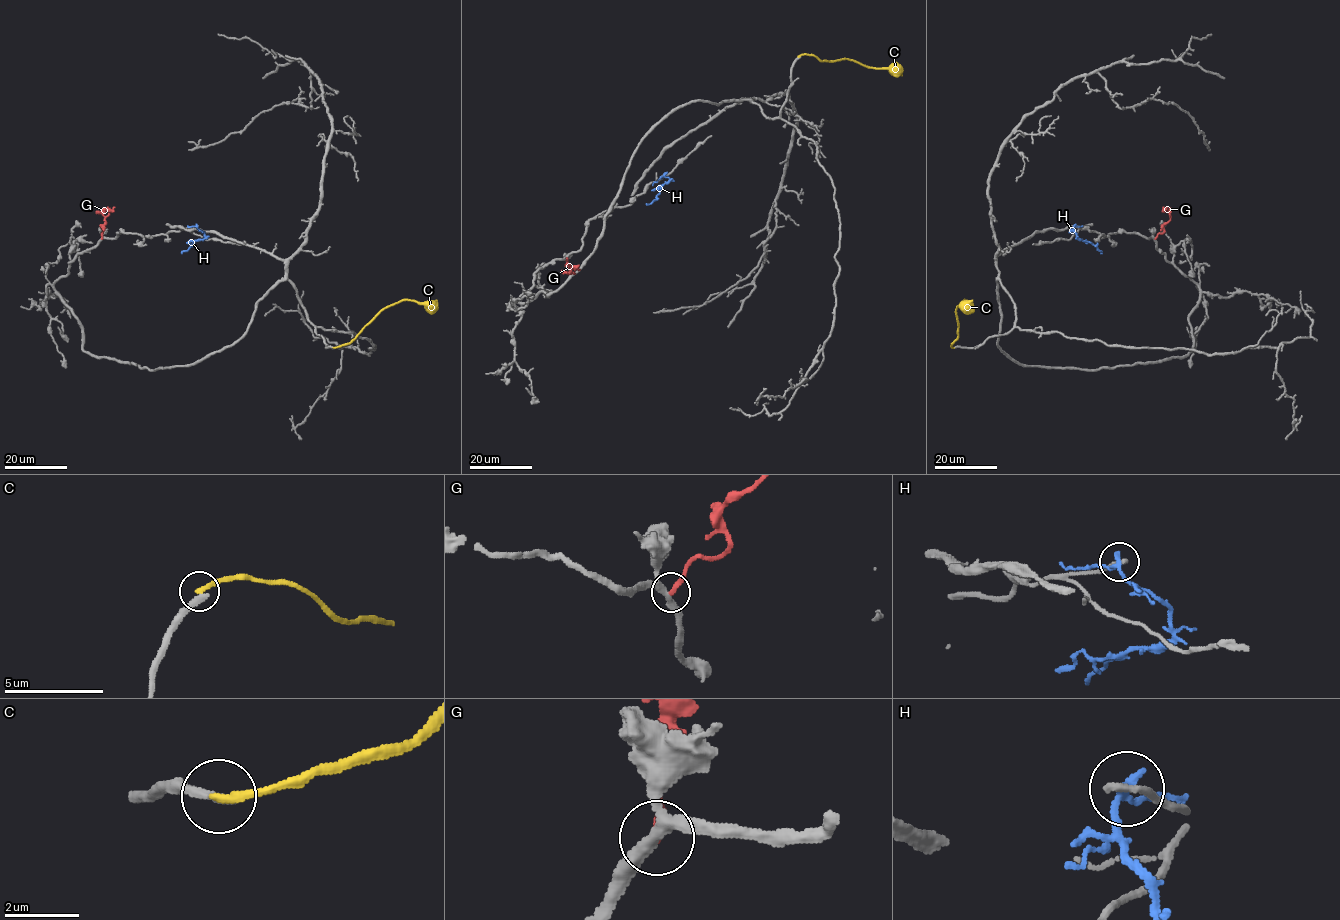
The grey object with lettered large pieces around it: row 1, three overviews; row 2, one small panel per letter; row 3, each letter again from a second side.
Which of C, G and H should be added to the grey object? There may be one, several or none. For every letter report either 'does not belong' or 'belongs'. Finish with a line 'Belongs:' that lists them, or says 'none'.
C: does not belong
G: does not belong
H: does not belong
Belongs: none

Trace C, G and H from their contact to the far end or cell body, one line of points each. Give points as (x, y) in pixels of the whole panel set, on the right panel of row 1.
C: (953, 347), (952, 344), (958, 337), (956, 310), (964, 300), (970, 304), (968, 309)
G: (1155, 238), (1169, 220), (1169, 212), (1164, 209), (1167, 207)
H: (1074, 226), (1078, 237), (1096, 245), (1100, 253)

